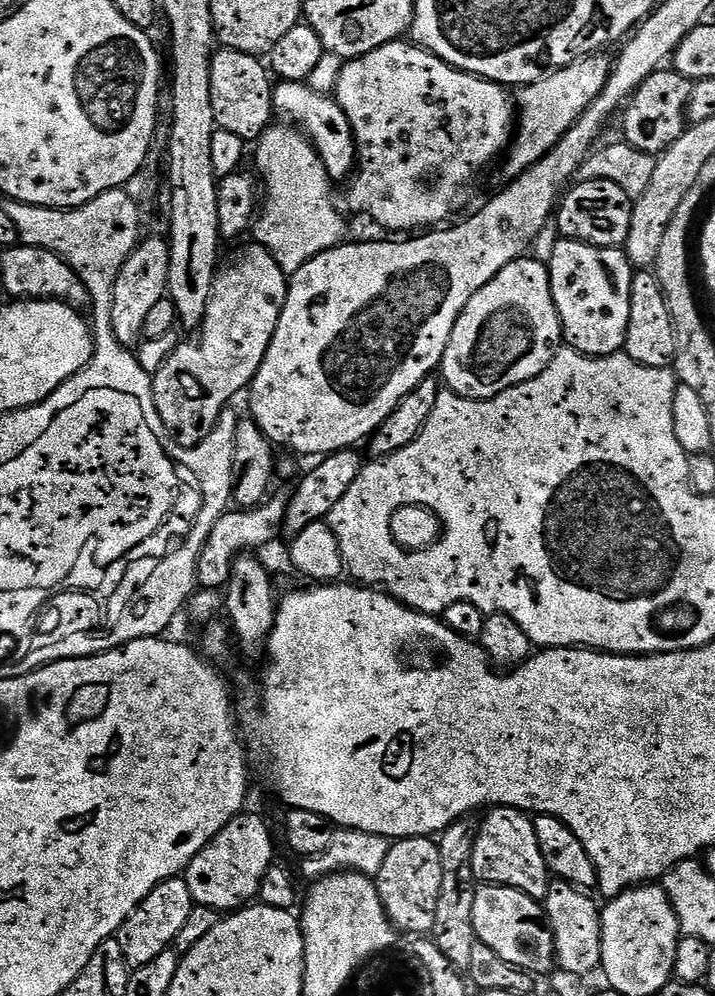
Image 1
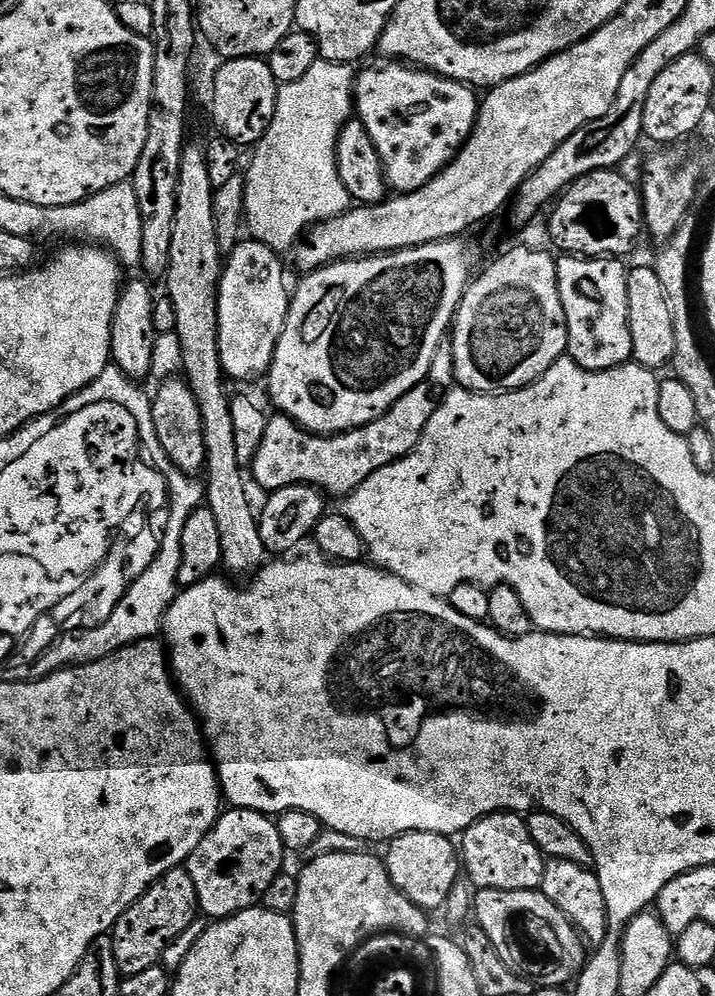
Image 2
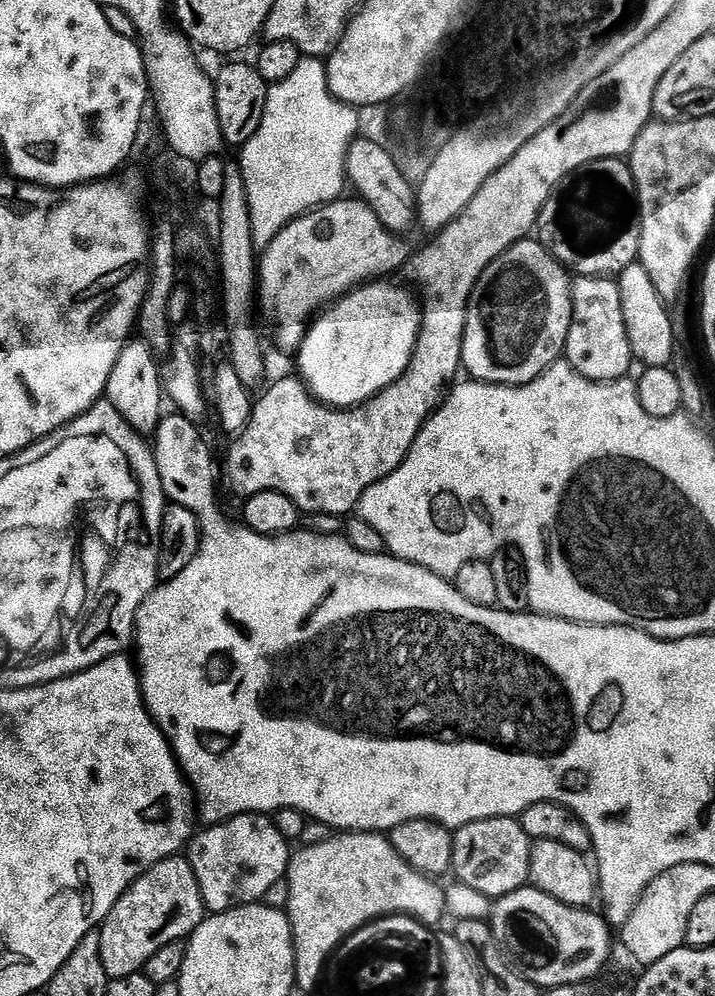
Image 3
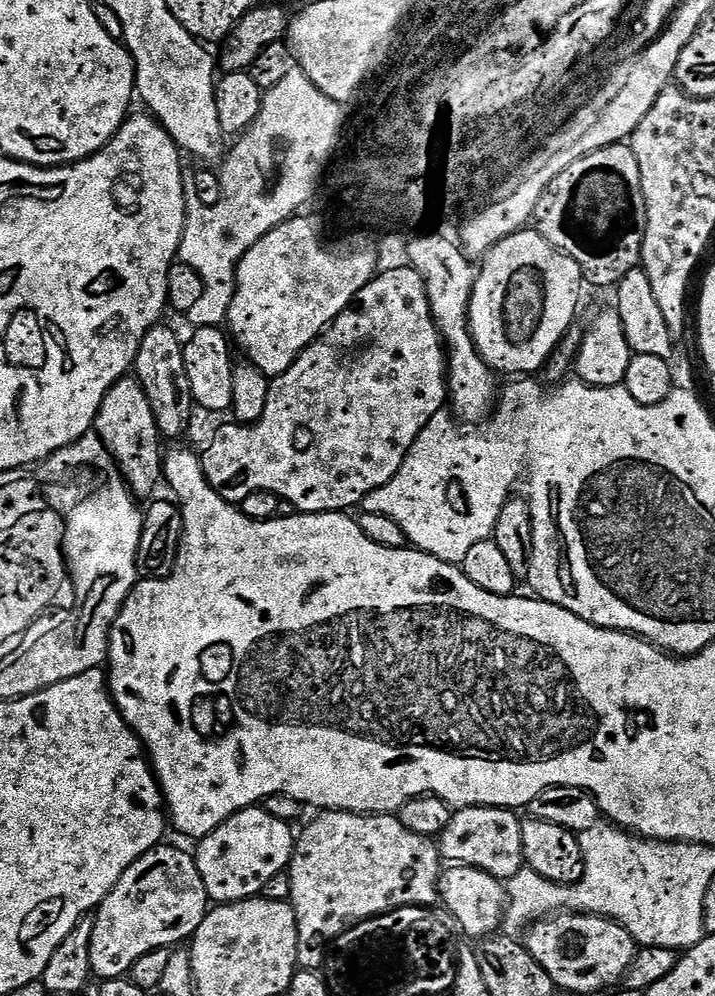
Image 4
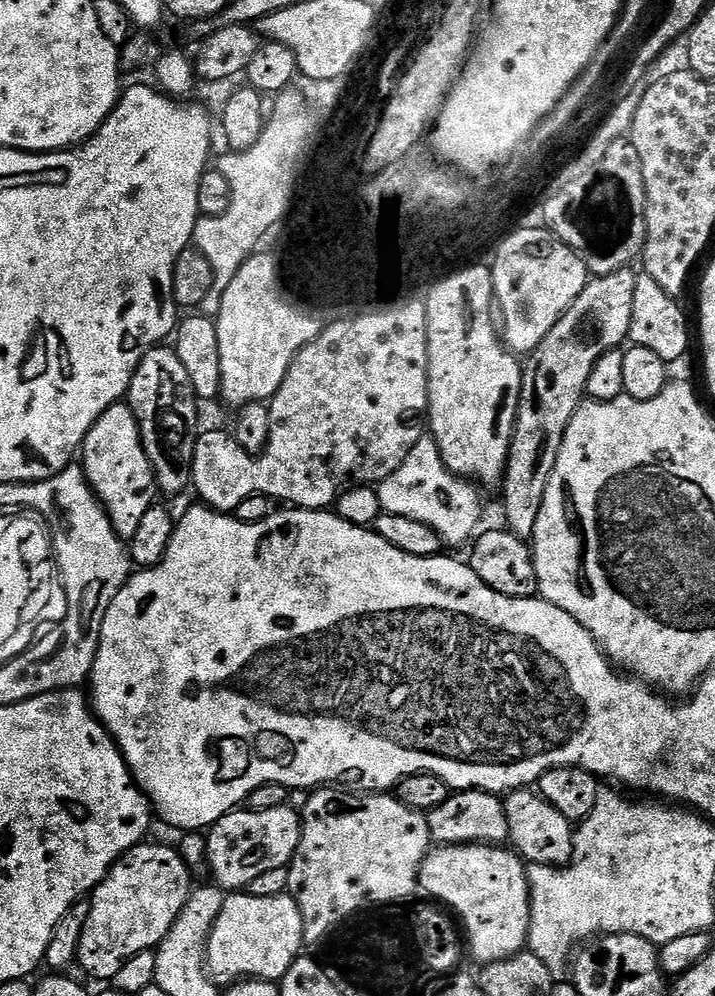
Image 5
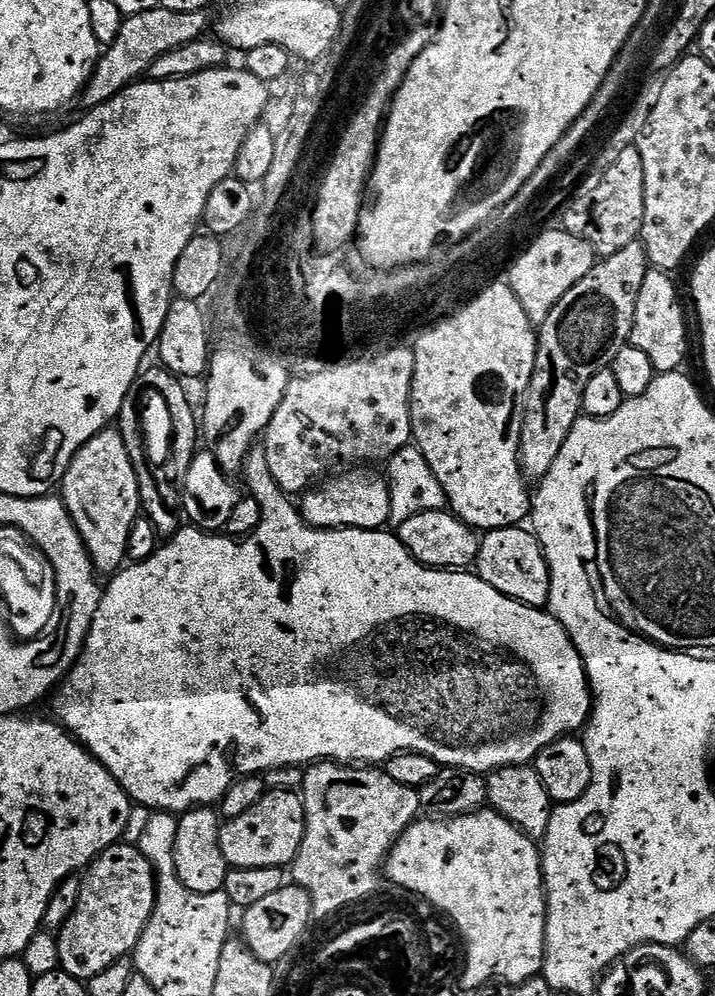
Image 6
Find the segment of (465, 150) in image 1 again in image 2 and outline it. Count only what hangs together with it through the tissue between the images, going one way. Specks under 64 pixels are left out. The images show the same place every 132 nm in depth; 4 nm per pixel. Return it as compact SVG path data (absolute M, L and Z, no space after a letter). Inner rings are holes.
M384 62L381 68L368 68L357 75L354 112L366 130L370 130L370 138L374 138L374 146L380 155L389 189L393 193L403 194L417 192L426 186L426 182L434 179L456 157L474 130L476 115L480 113L480 100L477 89L457 80L404 62Z

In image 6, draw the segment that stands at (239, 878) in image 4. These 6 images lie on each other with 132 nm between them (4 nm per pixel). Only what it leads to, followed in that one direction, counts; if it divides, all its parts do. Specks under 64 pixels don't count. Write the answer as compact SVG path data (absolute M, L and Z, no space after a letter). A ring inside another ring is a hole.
M265 791L254 810L246 810L236 820L227 821L220 829L222 852L232 868L278 866L284 868L296 859L304 837L304 802L292 792Z

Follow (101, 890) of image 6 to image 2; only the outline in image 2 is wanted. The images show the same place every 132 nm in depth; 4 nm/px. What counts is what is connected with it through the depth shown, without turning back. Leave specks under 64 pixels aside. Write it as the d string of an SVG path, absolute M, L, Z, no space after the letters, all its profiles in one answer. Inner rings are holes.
M187 867L171 868L120 915L111 930L114 958L121 977L139 974L141 970L150 970L150 966L160 964L160 955L166 946L197 919L196 891Z

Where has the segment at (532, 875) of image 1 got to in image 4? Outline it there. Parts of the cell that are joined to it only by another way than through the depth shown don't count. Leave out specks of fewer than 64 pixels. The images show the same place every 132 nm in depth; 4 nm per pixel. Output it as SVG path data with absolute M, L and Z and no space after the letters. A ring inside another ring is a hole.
M462 808L453 811L450 824L438 837L440 855L445 861L456 866L466 868L477 868L486 874L490 874L501 882L510 882L518 870L526 865L524 862L524 851L522 850L522 826L521 817L510 808Z

